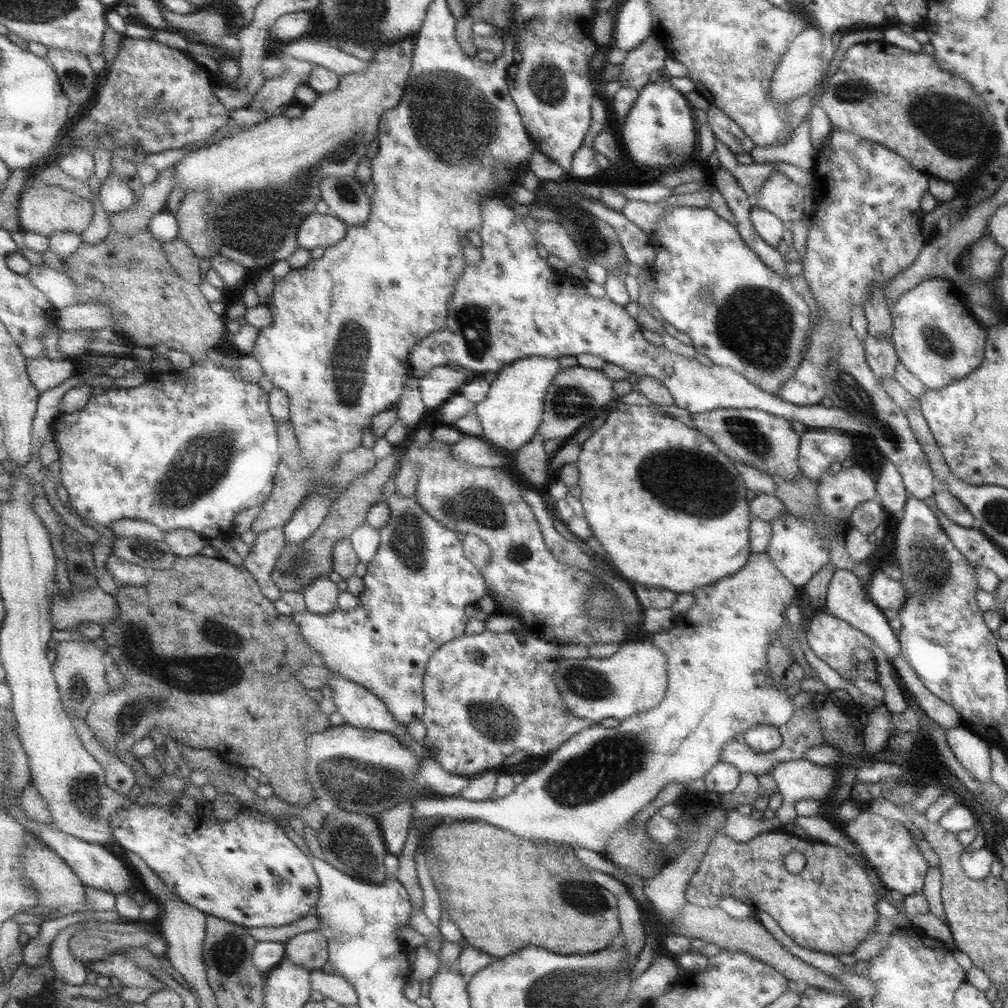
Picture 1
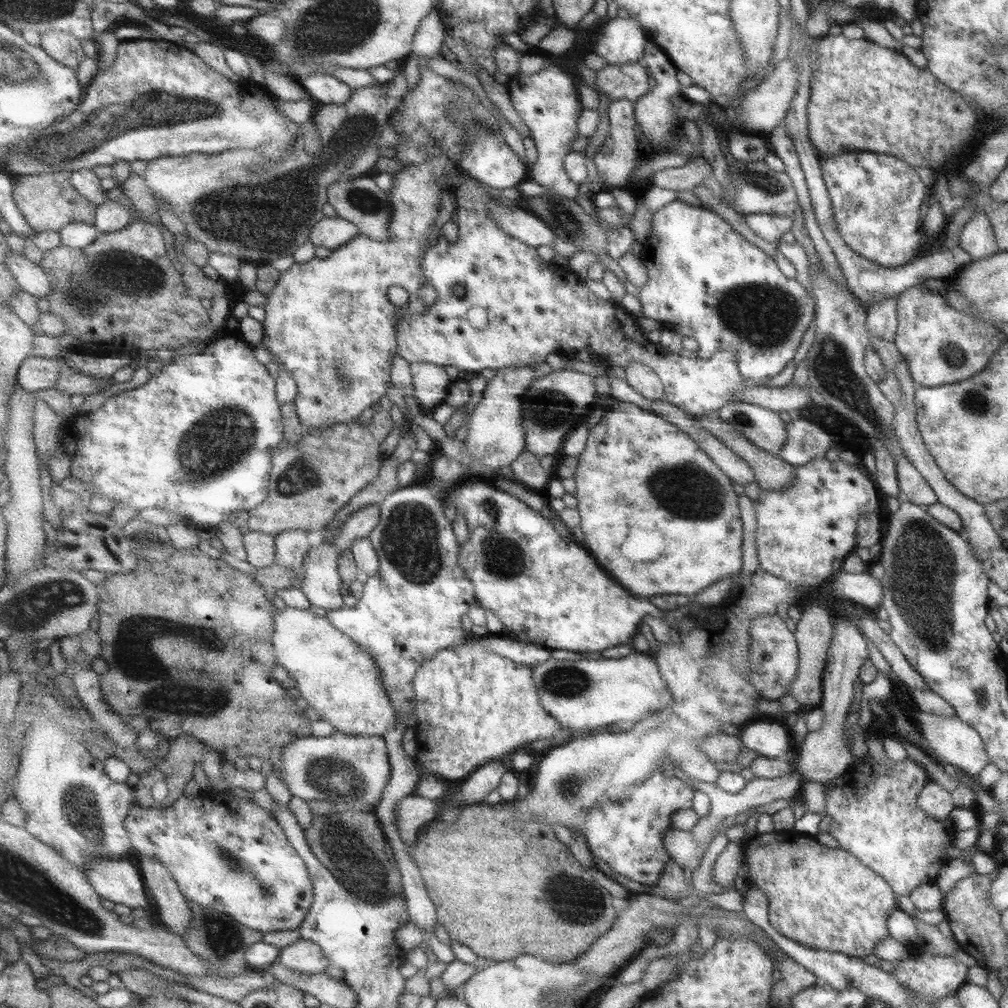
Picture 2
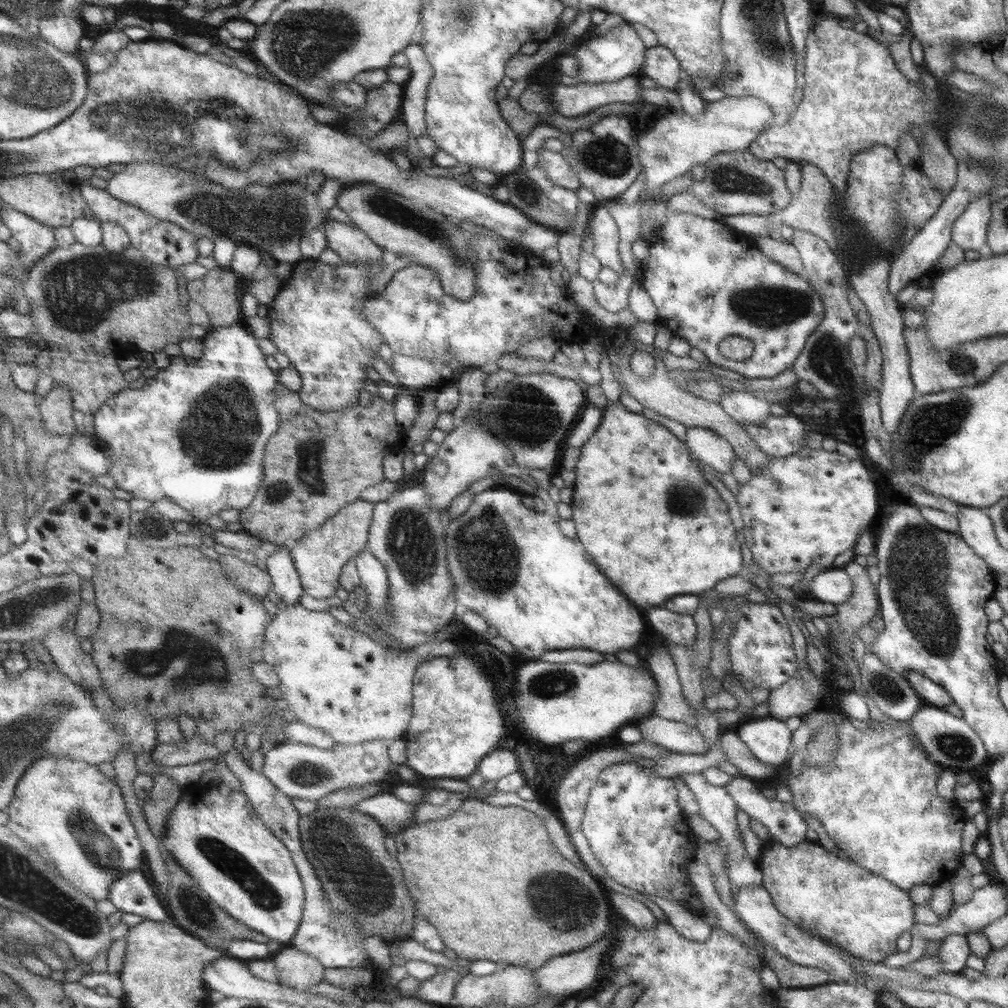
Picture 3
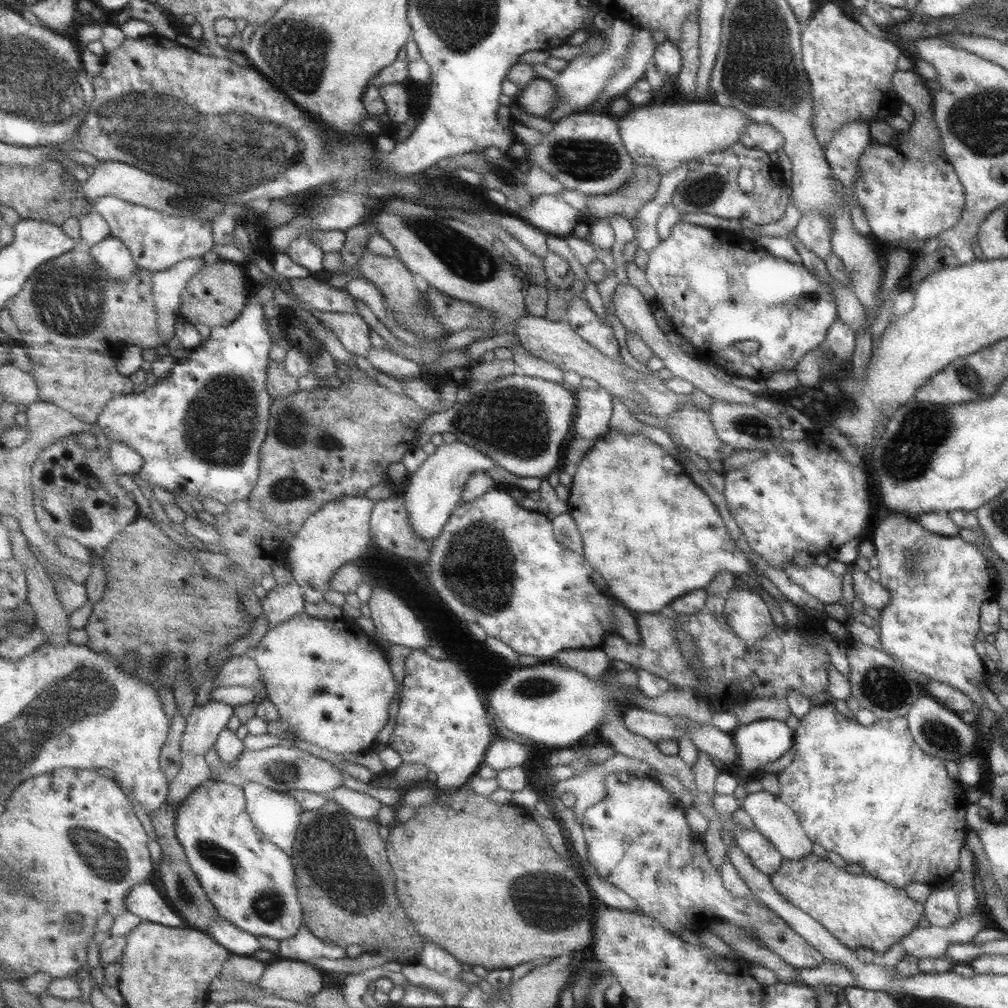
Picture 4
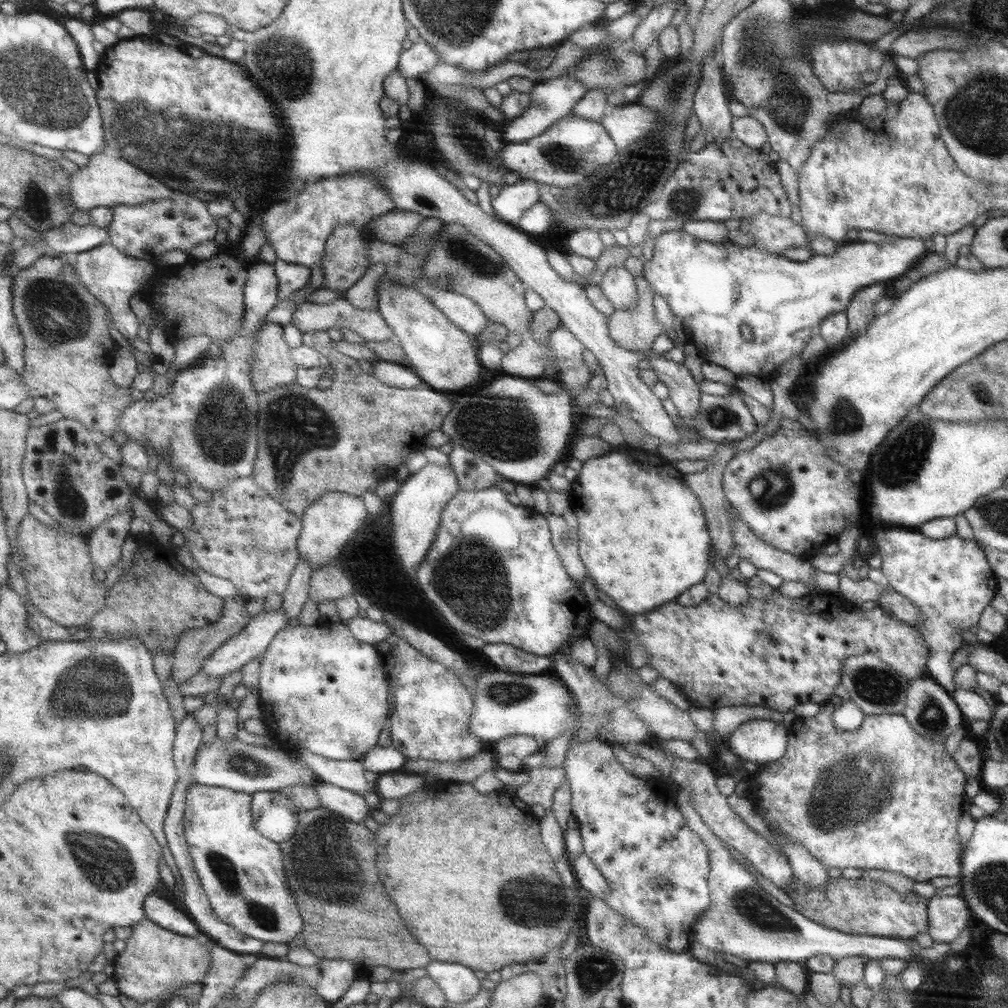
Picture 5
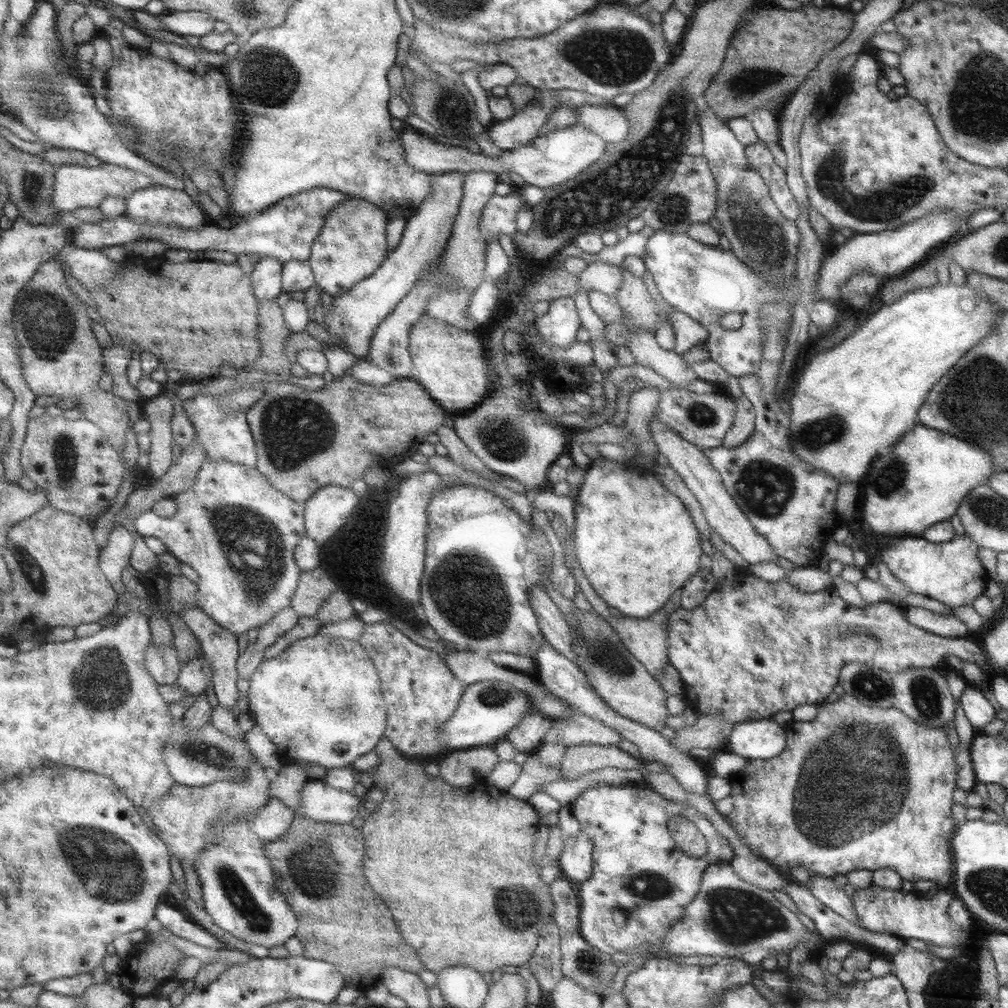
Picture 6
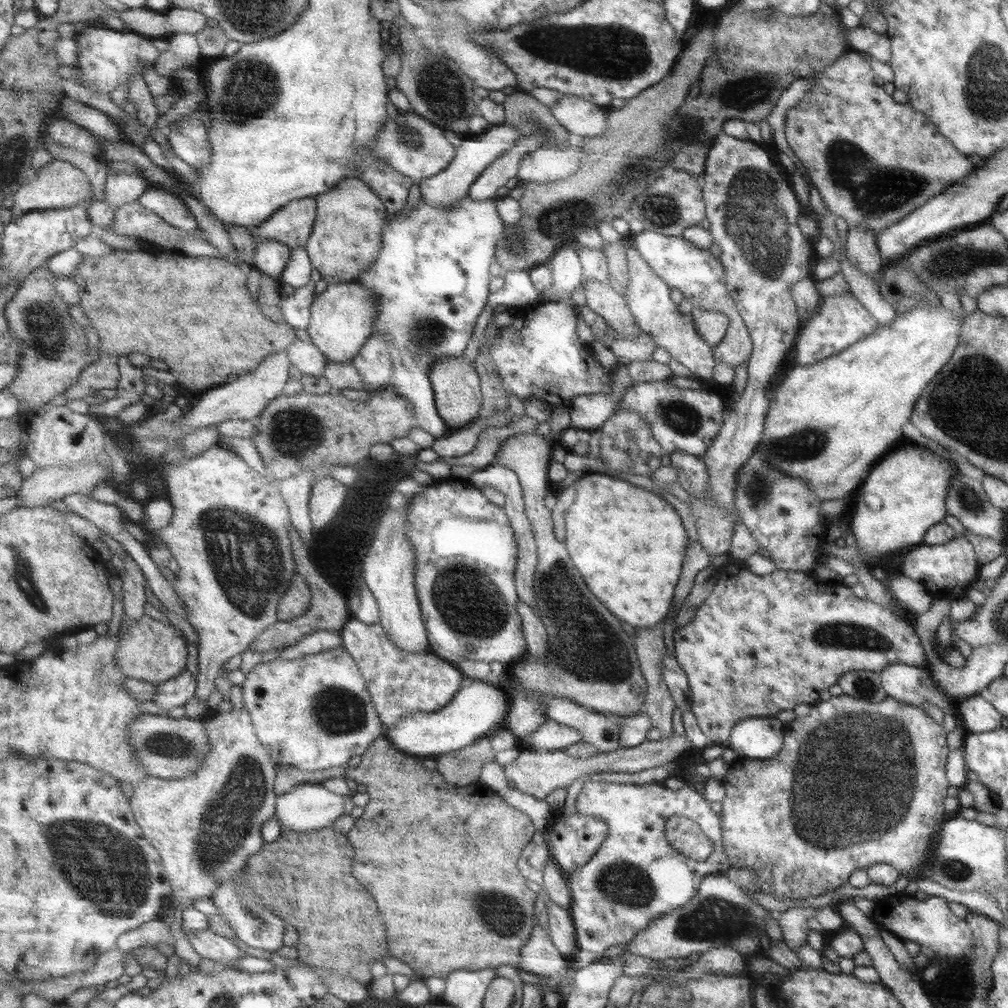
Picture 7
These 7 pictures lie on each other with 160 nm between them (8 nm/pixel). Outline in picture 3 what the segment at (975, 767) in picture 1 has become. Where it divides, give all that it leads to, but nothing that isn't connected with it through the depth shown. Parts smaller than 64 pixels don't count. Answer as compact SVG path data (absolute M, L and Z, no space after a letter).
M922 705L908 723L930 760L944 768L962 768L967 771L980 766L989 757L979 734L962 717L950 714L941 706Z

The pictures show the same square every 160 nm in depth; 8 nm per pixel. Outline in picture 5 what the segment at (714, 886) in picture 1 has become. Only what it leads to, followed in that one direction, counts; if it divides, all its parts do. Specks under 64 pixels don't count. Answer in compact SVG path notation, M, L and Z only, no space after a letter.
M796 877L791 878L792 886L787 892L795 909L826 928L833 928L844 934L890 937L897 939L914 938L916 934L929 932L927 915L928 899L920 894L902 895L882 881L837 877L826 881L822 890L810 890Z

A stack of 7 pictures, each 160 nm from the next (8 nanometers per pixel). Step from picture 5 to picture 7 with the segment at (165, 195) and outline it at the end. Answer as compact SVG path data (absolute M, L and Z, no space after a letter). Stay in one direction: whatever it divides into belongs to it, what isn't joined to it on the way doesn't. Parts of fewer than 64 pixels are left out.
M55 160L54 163L40 169L38 175L28 180L22 189L16 194L16 206L14 208L14 217L25 216L26 213L33 211L44 211L51 209L70 209L77 208L86 203L86 201L95 201L96 190L90 180L90 176L80 170L78 166L64 162L64 160Z

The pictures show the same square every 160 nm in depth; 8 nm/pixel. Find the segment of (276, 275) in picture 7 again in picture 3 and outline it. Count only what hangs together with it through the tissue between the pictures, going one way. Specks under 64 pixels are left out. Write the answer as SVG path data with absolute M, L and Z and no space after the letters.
M245 322L236 324L234 326L228 327L216 327L212 325L211 327L211 333L205 338L206 341L206 348L205 348L205 355L204 358L192 358L186 355L181 356L175 356L173 357L173 366L168 367L165 369L161 369L159 373L149 379L144 387L140 389L132 389L127 388L126 390L123 390L122 392L119 392L118 394L114 395L102 408L101 412L98 412L95 415L95 433L94 436L96 436L98 439L109 448L109 453L111 454L112 459L112 466L110 469L110 476L113 476L115 479L115 482L117 482L117 486L121 489L124 489L131 493L135 498L144 498L146 500L153 502L158 502L158 500L164 500L164 498L169 498L171 501L177 503L179 506L187 509L195 518L198 518L198 520L203 522L208 522L213 516L221 515L225 510L228 510L229 508L238 509L241 511L246 510L247 508L250 508L252 506L252 503L258 498L258 493L263 489L265 486L265 478L266 478L266 457L267 457L267 450L270 444L270 441L273 439L274 435L277 435L278 432L281 431L282 428L282 416L281 416L281 410L278 409L278 399L279 394L277 391L278 385L280 383L280 376L279 371L274 370L269 363L269 356L265 353L265 349L261 347L261 341L260 338L258 338L254 331L246 325Z

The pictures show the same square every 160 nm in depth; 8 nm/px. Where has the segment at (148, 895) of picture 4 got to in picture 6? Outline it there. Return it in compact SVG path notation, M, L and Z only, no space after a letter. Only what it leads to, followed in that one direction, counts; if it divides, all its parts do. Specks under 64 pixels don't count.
M162 902L158 907L157 917L168 930L178 936L215 949L228 947L226 942L223 942L218 936L212 934L210 930L200 925L187 911L186 915L184 915L184 911L178 910L176 906L170 906L170 904Z

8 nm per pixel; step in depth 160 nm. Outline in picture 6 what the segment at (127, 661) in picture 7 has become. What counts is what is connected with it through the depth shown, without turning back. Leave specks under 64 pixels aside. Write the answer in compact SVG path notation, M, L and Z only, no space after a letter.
M153 640L146 659L150 674L161 686L174 685L181 680L184 664L175 645L156 645Z

